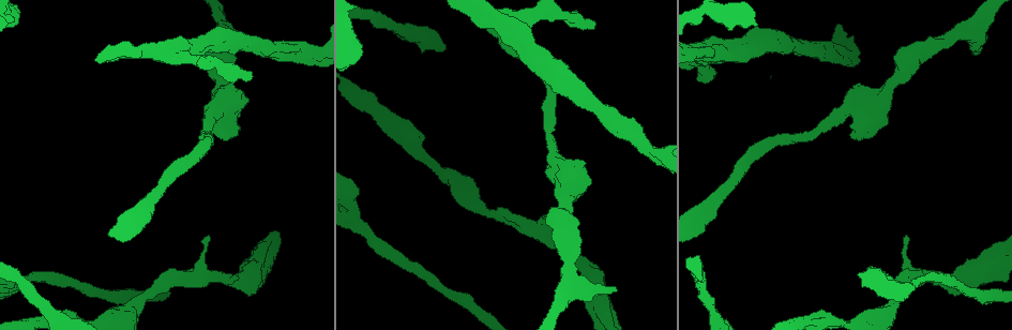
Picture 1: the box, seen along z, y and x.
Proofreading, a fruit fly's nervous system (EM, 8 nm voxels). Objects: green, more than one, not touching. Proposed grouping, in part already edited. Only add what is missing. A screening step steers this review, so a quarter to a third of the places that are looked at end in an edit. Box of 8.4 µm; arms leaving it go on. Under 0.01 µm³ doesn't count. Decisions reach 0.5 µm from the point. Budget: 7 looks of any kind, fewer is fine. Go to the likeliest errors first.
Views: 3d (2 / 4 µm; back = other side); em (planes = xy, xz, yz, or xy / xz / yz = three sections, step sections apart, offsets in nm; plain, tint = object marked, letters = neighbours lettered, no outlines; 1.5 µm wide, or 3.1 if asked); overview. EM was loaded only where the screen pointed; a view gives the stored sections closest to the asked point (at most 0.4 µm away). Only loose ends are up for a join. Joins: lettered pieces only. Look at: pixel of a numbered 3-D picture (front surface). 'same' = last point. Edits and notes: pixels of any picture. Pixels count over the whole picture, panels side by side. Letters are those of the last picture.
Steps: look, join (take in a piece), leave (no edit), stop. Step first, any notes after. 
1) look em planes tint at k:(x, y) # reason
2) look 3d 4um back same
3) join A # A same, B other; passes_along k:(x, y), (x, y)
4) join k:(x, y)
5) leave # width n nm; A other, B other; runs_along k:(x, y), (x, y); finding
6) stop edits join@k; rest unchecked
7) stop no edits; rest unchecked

look em planes letters at 1:(713, 75) # free end

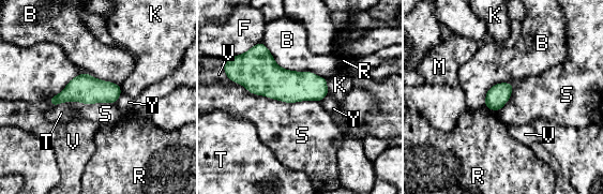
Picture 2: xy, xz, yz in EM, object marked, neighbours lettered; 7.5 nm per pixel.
leave # longest_contact S 700 nm; B other, F other, K other, M other, R other, S other, T other, V other, Y other; border 2:(228, 78), (285, 102), (320, 102); none of them fits

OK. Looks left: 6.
look 3d 4um back at 1:(973, 52) # branch stops here

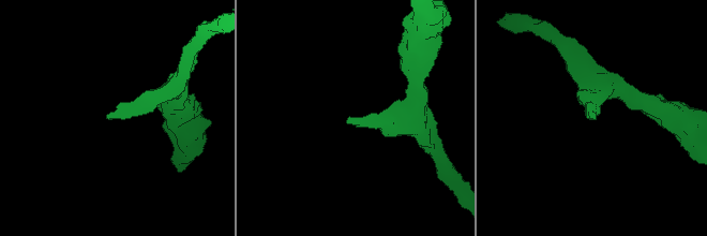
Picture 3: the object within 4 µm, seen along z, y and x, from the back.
look em planes tint at 3:(111, 119)

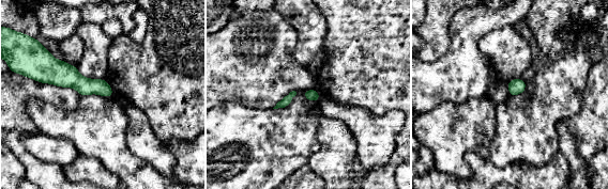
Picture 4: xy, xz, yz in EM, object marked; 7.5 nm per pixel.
look em planes letters same

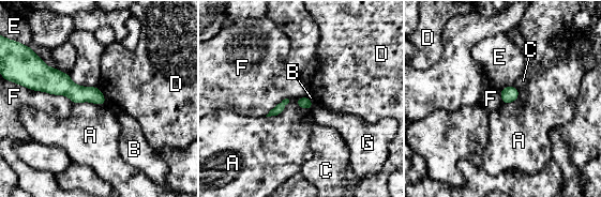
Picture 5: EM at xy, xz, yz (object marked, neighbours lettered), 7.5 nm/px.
leave # longest_contact F 420 nm; A other, B other, C other, D other, E other, F other, G other; none of them fits

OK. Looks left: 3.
look em planes letters at 1:(903, 239) # an open end

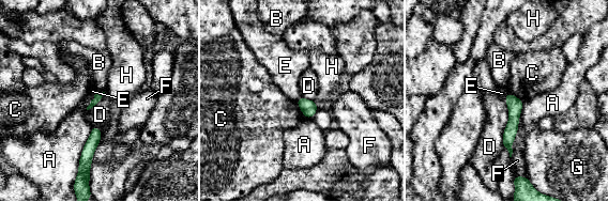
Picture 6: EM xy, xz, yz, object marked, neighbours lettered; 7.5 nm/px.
leave # A other, B other, C other, D other, E other, F other, G other, H other; runs_along 6:(510, 96), (513, 125), (508, 146); none of them fits

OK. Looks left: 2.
stop no edits; rest unchecked

